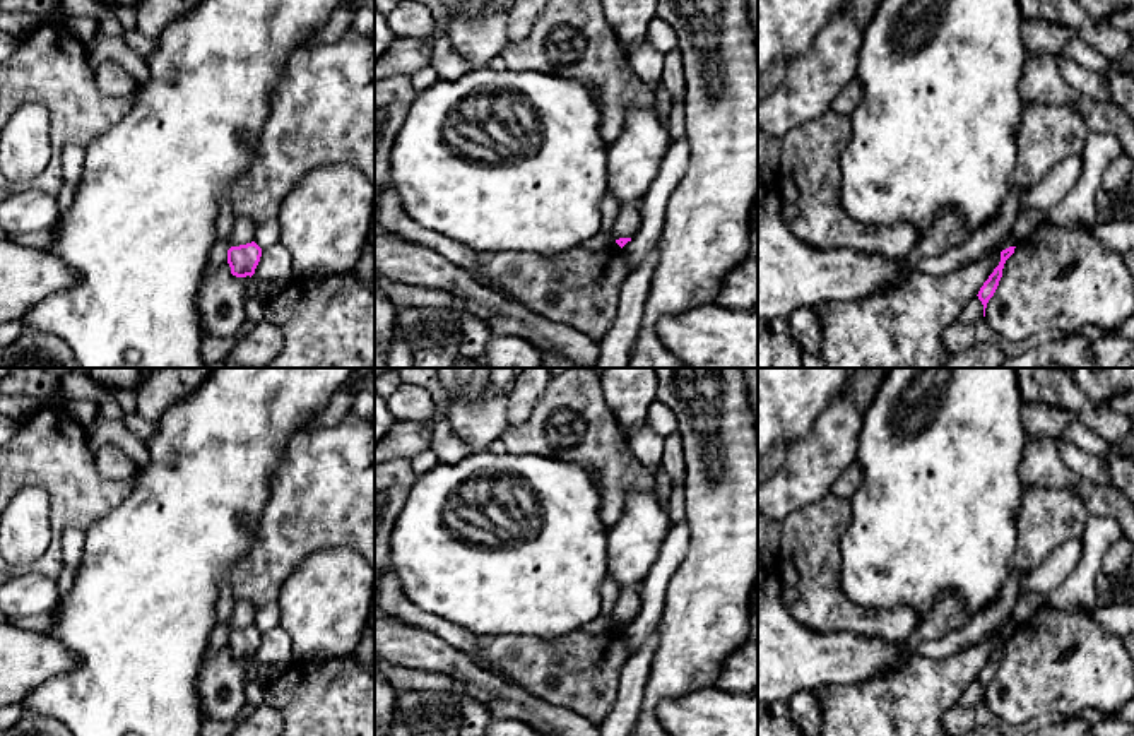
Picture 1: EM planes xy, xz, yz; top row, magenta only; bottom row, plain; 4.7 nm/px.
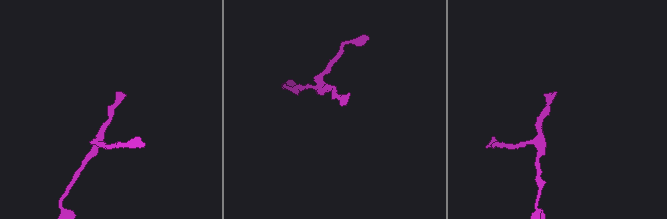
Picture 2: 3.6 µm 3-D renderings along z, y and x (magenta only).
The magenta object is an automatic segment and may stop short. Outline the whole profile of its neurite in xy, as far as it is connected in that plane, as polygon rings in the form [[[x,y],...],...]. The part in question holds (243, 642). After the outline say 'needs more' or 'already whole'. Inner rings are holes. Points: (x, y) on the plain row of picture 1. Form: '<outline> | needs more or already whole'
[[[251,625],[227,633],[227,647],[236,661],[253,659],[260,645],[262,632]]] | already whole

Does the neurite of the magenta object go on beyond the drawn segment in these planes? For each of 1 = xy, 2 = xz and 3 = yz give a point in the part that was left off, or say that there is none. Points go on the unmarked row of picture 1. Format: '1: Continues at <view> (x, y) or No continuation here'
1: No continuation here
2: No continuation here
3: No continuation here

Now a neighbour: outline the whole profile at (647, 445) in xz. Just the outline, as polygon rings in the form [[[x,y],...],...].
[[[645,421],[628,440],[635,457],[657,478],[665,448],[665,438]]]

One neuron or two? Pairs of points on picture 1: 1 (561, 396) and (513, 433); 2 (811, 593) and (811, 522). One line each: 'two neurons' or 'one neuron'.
1: one neuron
2: one neuron

